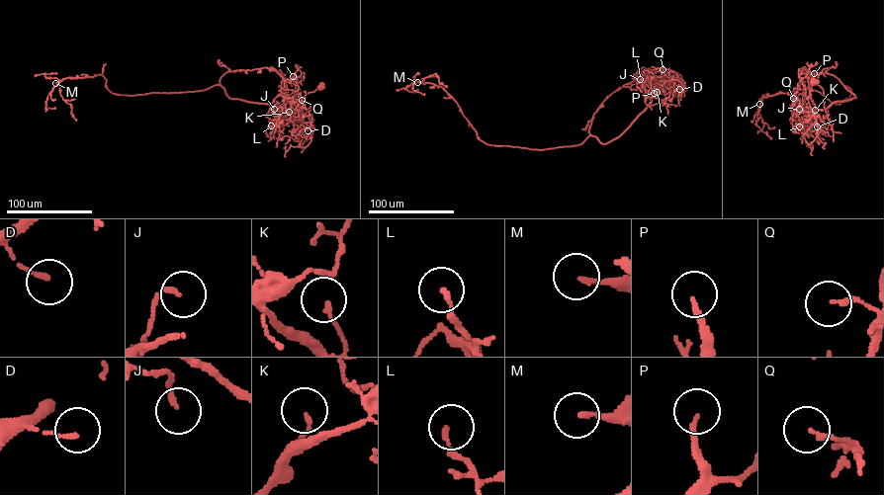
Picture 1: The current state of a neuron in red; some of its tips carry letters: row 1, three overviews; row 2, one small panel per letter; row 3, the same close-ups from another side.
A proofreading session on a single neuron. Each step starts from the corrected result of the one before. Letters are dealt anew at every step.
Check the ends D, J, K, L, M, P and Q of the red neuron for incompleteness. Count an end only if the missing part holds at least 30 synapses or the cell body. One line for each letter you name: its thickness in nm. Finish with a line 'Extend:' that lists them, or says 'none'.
P: Thickness 150 nm
Extend: P

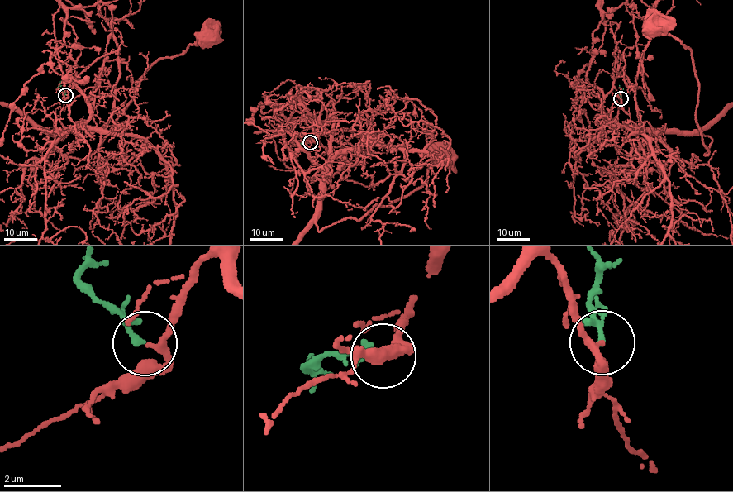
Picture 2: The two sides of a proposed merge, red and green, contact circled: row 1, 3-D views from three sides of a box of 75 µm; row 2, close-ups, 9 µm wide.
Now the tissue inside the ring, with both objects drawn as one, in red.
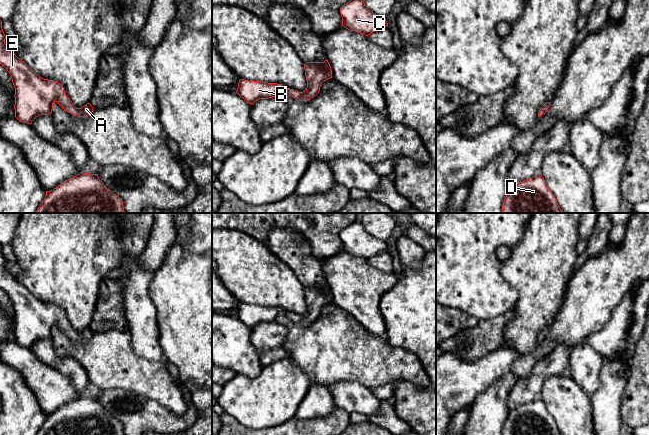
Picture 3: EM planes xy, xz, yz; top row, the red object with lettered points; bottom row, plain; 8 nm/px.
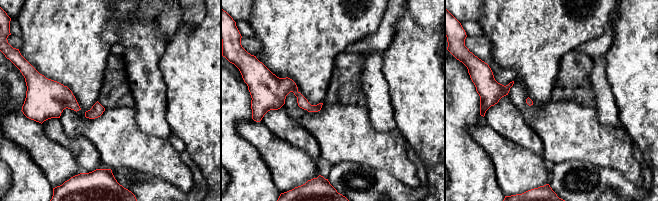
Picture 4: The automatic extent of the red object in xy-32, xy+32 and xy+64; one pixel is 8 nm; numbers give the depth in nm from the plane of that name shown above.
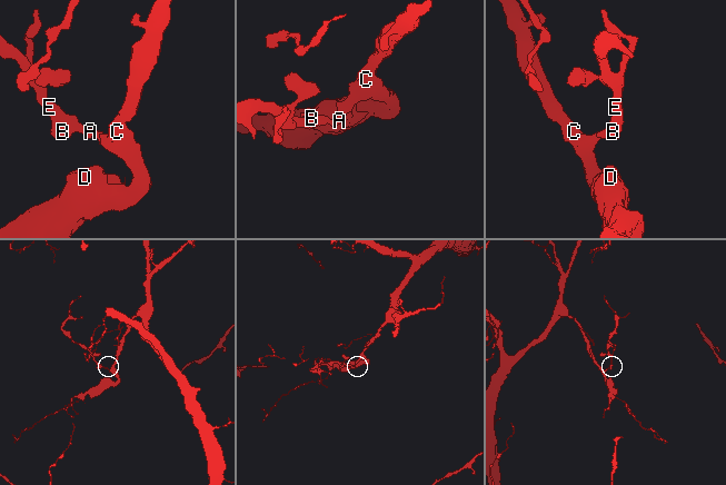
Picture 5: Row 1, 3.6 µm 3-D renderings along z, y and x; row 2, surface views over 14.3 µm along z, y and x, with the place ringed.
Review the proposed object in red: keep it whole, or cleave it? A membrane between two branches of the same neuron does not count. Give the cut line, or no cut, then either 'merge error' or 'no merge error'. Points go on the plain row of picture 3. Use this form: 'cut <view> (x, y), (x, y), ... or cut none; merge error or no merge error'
cut none; no merge error

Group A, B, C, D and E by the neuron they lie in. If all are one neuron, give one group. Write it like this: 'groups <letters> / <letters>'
groups A B C D E

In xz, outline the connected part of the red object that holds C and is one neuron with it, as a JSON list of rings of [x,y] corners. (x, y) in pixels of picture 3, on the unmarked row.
[[[356,220],[340,232],[342,250],[350,255],[369,260],[372,256],[388,250],[386,242],[374,238],[360,220]]]

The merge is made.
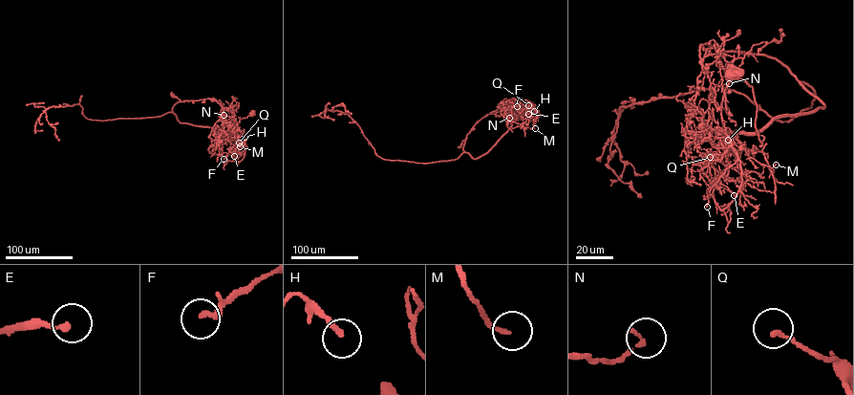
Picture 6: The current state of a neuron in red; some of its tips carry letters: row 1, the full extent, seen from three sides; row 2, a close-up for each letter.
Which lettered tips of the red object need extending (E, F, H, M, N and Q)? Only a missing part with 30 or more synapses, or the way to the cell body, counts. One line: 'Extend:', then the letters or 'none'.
Extend: none

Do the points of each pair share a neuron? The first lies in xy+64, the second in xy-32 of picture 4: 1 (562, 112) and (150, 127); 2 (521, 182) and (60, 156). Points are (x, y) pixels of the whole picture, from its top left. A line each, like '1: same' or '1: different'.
1: different
2: same

